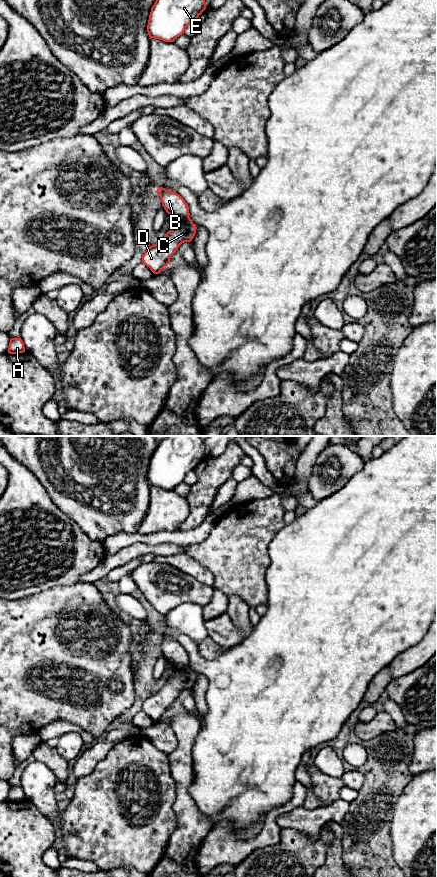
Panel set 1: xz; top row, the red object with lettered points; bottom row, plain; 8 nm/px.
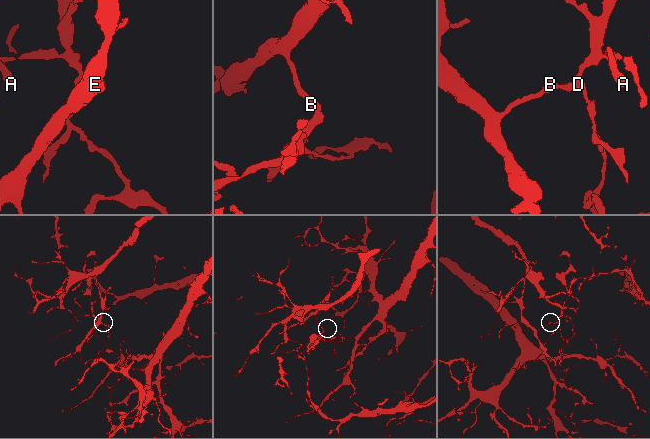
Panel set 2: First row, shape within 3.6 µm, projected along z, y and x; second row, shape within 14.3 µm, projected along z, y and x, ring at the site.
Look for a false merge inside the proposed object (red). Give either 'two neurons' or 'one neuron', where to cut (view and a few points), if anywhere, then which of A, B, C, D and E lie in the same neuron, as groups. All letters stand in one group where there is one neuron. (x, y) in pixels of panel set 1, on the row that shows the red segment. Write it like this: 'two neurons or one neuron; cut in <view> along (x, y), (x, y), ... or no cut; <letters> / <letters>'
two neurons; cut in xz along (188, 216), (176, 220); A B E / C D

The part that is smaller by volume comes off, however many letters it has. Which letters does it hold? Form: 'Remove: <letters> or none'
Remove: C, D

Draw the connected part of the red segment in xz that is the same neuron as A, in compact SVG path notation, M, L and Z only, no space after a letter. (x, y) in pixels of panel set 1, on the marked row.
M11 338L8 353L10 354L19 354L25 352L24 343L21 338Z

